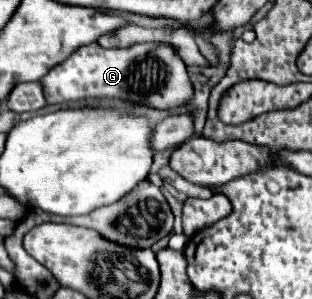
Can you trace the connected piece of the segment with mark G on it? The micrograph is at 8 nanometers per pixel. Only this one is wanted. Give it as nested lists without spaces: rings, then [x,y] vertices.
[[[91,43],[53,67],[41,79],[41,85],[47,103],[77,101],[79,97],[121,97],[155,109],[175,109],[193,95],[185,63],[163,43],[141,43],[129,49],[103,49]]]

